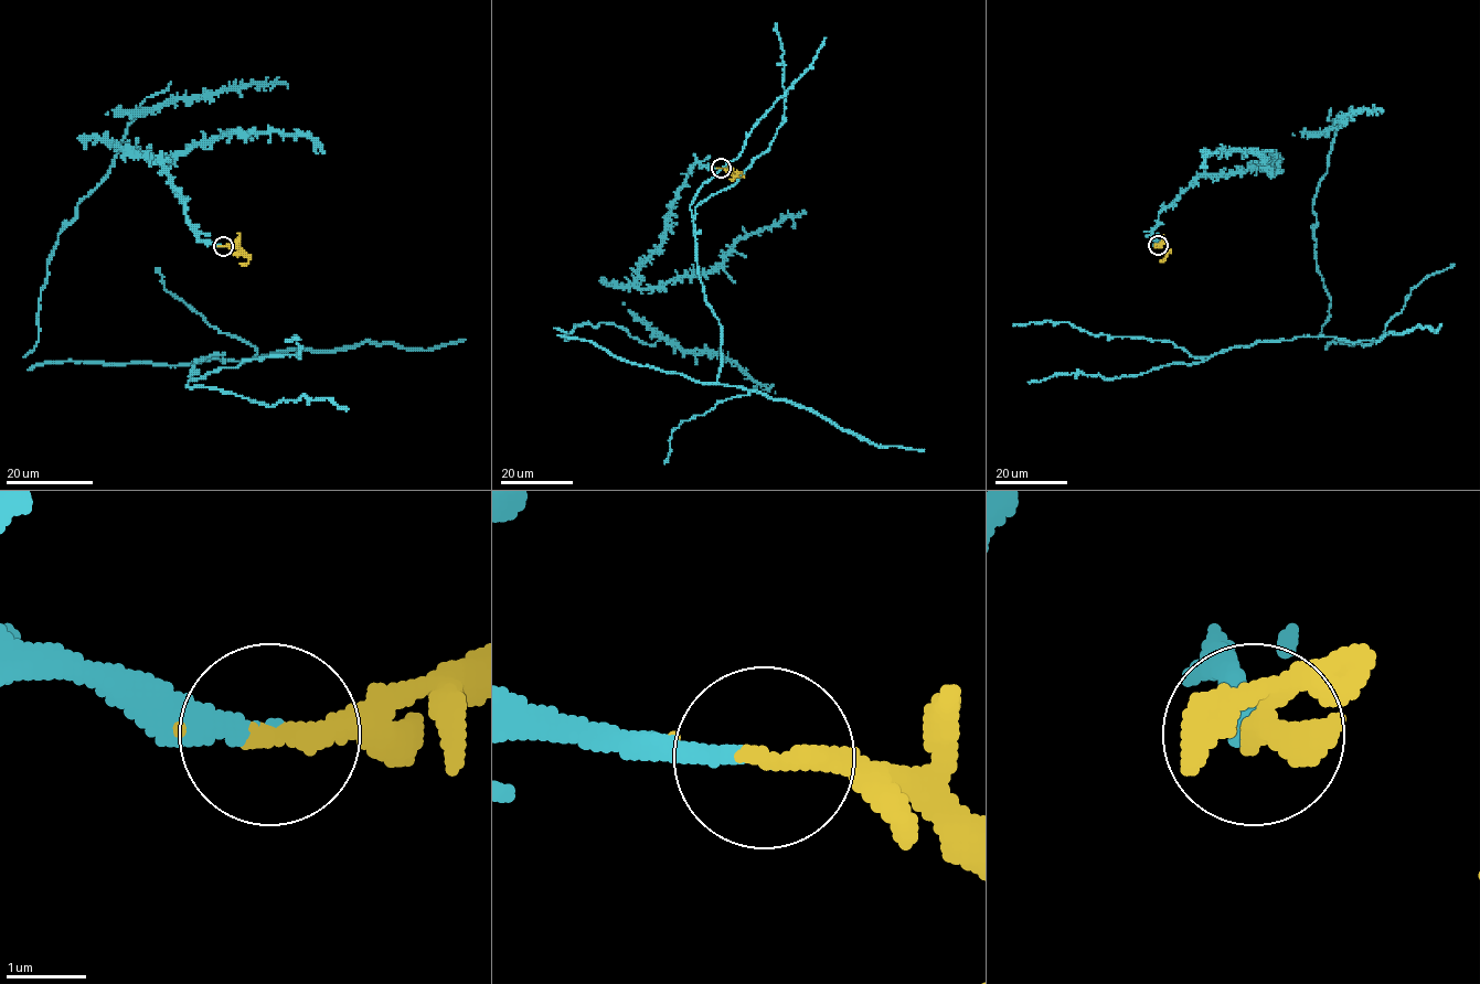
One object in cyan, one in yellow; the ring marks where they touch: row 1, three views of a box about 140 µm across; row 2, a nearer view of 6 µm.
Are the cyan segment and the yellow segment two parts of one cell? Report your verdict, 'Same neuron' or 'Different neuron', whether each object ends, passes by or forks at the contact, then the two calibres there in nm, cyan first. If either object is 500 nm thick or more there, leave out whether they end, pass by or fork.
Same neuron. At the ring cyan ends. At the ring yellow ends. Thickness 240 nm (cyan) against 280 nm

